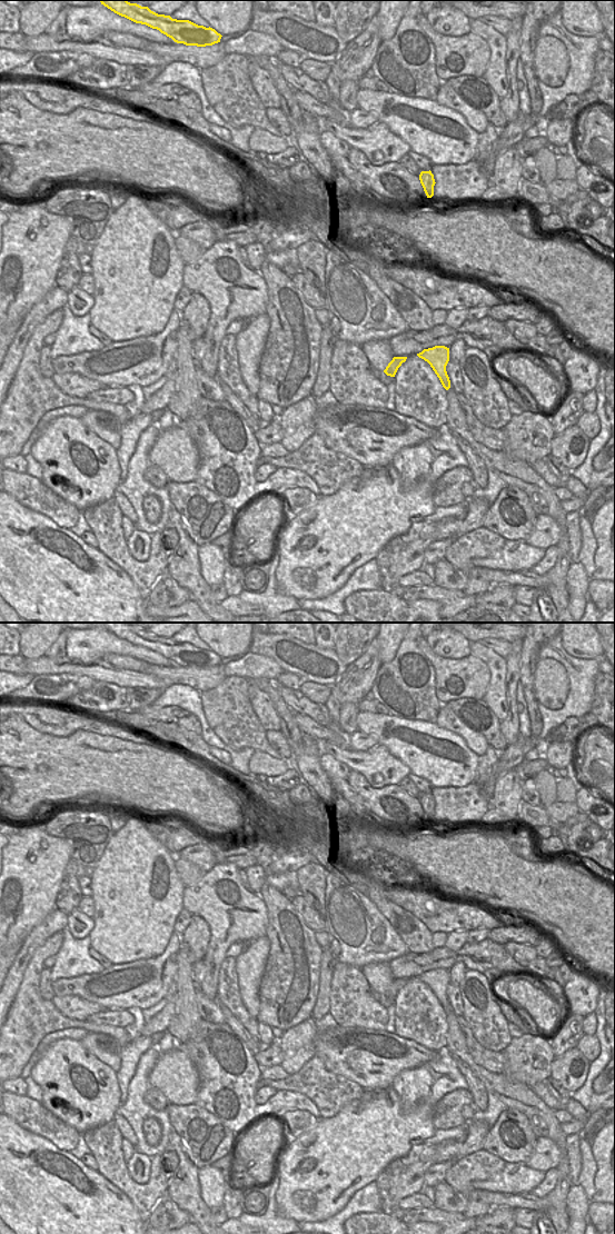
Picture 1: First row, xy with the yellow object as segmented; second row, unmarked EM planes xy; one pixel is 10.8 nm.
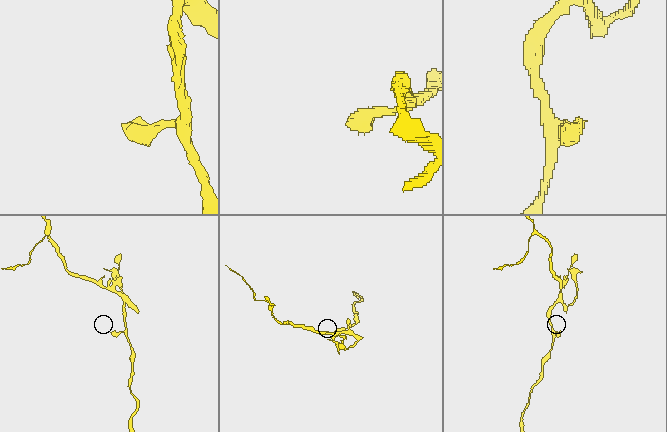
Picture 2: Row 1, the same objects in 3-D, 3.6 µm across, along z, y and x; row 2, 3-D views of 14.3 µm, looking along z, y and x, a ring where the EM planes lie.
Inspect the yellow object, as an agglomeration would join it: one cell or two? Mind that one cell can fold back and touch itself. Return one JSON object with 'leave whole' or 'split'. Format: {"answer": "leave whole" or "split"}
{"answer": "split"}

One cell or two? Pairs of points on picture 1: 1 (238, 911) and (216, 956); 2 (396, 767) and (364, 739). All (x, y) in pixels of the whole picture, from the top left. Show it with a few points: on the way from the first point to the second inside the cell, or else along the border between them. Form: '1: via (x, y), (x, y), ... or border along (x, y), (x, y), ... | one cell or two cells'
1: via (229, 922), (218, 945) | one cell
2: border along (378, 744), (367, 749), (350, 749), (346, 747) | two cells

